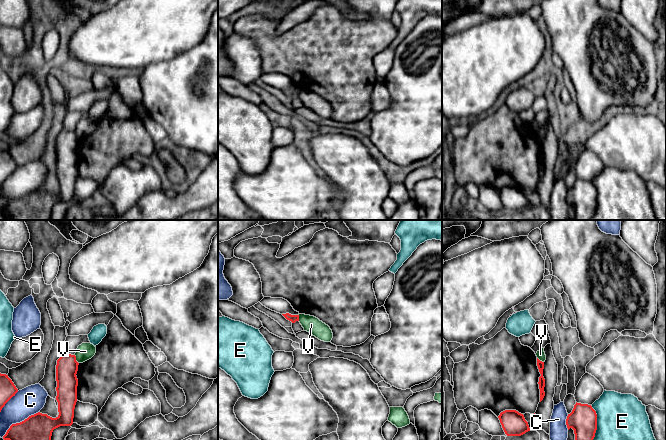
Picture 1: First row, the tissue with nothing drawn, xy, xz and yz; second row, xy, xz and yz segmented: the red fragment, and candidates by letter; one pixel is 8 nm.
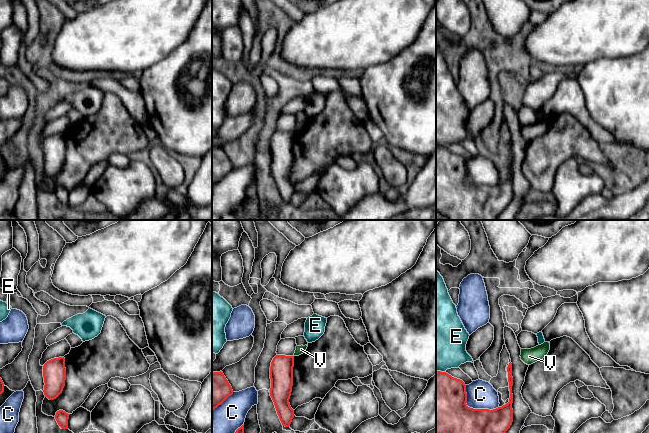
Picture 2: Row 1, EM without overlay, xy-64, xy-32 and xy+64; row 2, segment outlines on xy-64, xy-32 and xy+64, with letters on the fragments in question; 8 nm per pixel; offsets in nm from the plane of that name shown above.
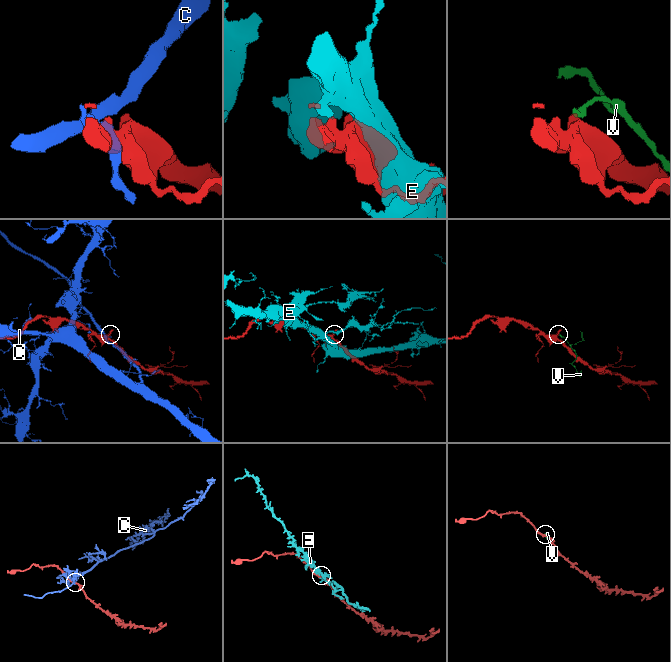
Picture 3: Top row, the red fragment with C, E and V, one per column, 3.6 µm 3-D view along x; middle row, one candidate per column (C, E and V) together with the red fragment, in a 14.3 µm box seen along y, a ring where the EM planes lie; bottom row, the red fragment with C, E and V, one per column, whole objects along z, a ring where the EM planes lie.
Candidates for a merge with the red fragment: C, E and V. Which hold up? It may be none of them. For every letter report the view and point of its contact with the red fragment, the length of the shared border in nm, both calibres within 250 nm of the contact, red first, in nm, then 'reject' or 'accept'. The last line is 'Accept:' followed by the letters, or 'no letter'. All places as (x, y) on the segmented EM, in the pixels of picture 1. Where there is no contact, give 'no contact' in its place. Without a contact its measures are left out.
C: xy (18, 423) | 360 nm | 220/220 nm | reject
E: yz (596, 422) | 280 nm | 220/360 nm | reject
V: xy (75, 359) | 80 nm | 180/140 nm | reject
Accept: no letter

